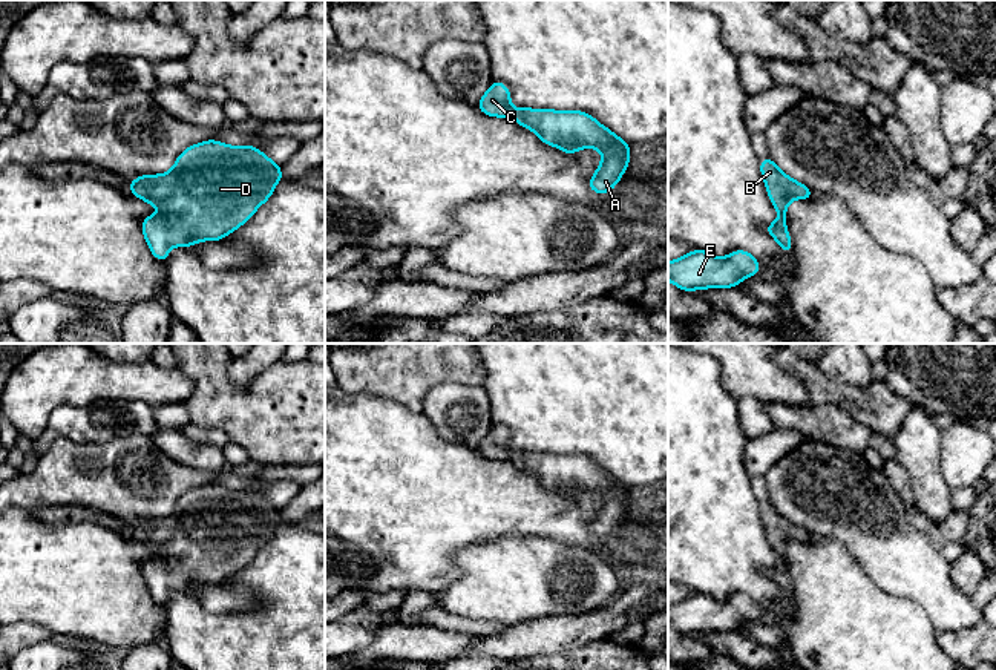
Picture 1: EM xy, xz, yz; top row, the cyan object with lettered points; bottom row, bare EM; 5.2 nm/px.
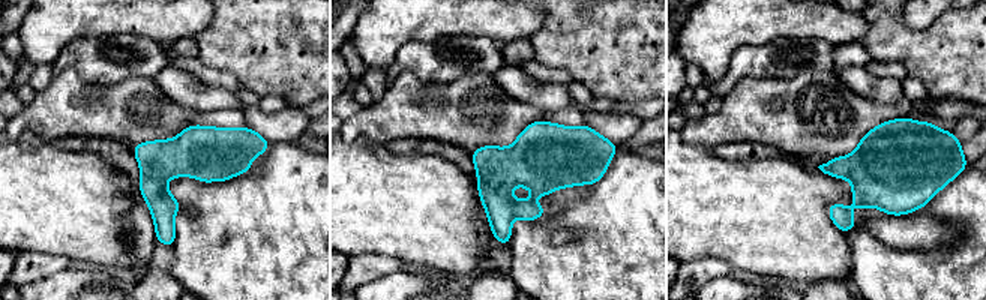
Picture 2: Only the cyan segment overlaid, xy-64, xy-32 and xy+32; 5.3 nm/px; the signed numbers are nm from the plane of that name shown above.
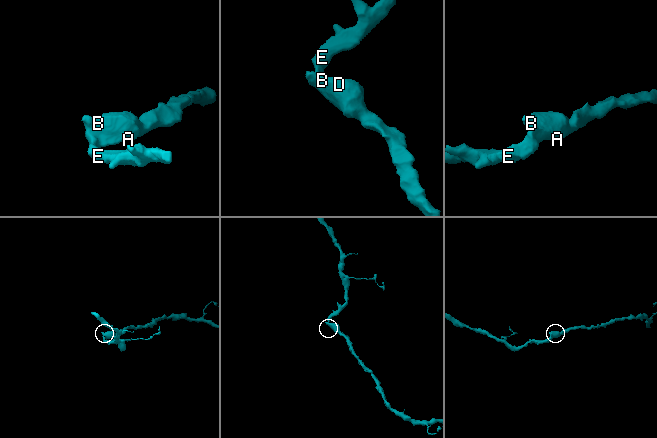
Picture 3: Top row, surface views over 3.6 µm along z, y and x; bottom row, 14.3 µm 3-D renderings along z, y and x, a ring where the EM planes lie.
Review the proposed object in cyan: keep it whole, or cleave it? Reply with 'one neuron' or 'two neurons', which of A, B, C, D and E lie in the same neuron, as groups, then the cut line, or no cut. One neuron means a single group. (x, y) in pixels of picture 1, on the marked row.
one neuron | A B C D E | no cut

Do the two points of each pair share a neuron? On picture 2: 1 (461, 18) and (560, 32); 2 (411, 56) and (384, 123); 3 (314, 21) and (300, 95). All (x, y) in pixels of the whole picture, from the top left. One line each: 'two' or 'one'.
1: two
2: two
3: one

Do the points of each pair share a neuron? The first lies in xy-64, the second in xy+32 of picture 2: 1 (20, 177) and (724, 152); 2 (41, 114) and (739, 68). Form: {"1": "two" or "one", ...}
{"1": "two", "2": "two"}

